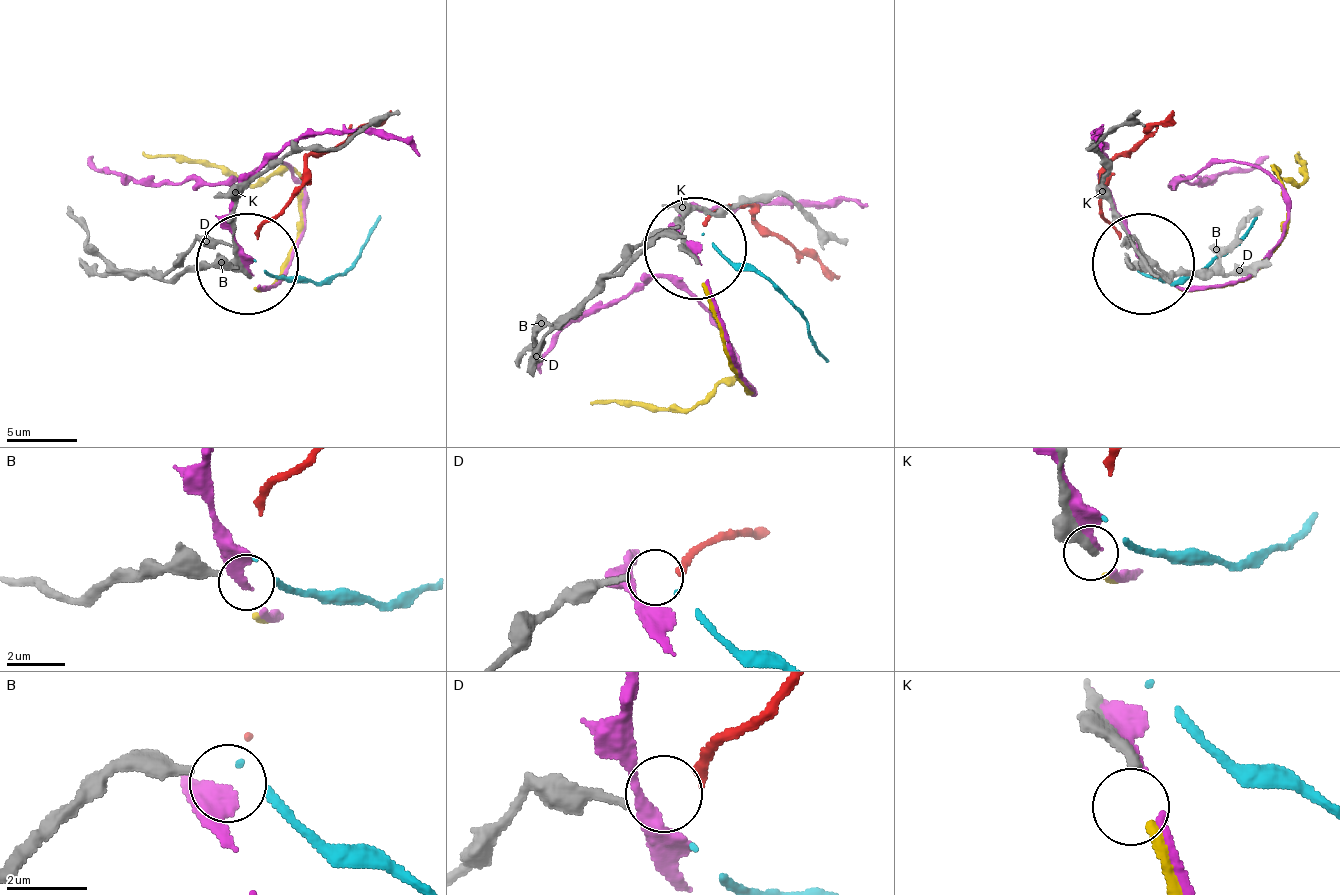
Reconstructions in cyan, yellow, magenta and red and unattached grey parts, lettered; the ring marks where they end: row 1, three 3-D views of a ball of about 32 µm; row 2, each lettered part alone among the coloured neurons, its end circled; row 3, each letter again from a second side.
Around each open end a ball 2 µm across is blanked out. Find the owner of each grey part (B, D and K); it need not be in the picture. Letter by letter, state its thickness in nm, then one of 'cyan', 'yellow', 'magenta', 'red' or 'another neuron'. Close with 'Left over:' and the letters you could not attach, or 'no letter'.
B: 320 nm thick; another neuron
D: 200 nm thick; red
K: 280 nm thick; yellow
Left over: B

